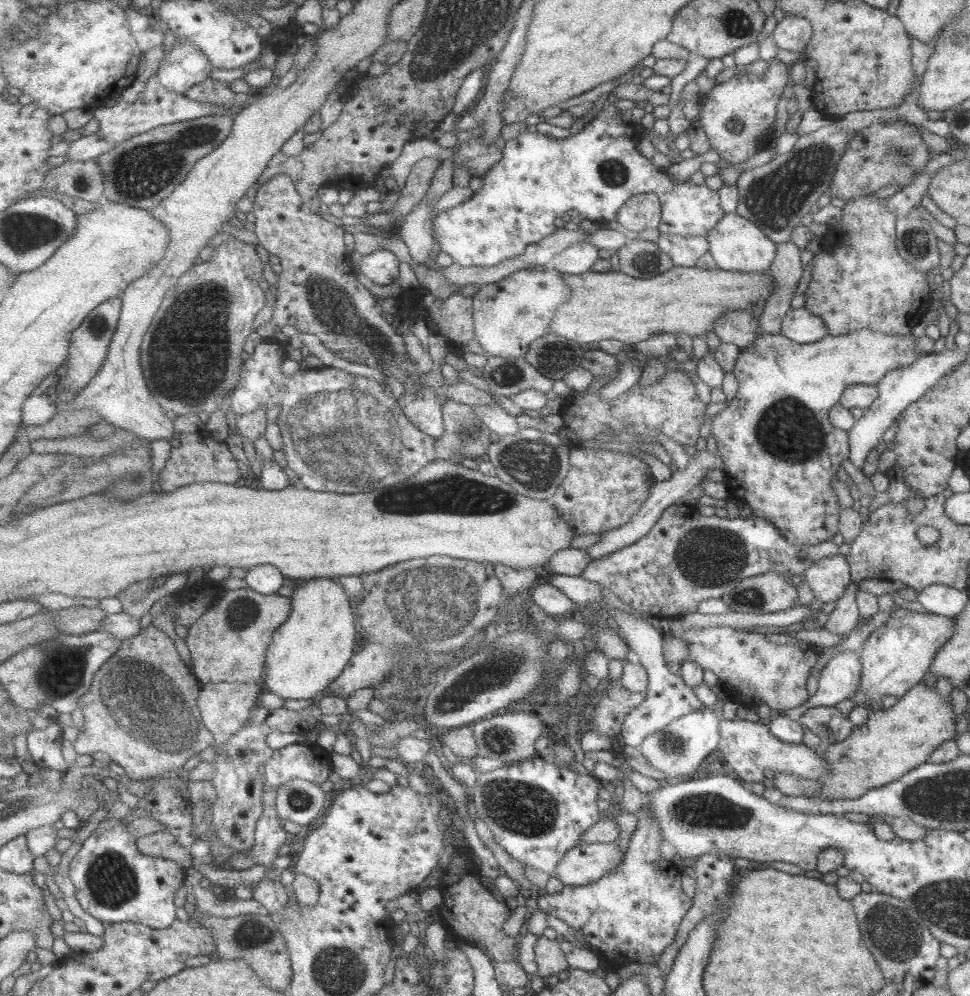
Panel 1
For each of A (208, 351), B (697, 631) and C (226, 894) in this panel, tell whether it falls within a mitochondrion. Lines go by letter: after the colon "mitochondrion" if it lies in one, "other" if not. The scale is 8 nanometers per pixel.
A: mitochondrion
B: other
C: other

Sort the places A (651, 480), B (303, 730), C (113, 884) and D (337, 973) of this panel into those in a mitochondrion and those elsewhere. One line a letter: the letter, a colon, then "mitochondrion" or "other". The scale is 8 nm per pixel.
A: other
B: other
C: mitochondrion
D: mitochondrion

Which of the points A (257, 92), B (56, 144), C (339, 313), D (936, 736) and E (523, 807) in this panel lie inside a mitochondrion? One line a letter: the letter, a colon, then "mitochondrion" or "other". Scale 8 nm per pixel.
A: other
B: other
C: mitochondrion
D: other
E: mitochondrion

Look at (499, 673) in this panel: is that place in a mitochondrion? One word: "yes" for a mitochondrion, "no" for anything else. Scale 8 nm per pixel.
yes

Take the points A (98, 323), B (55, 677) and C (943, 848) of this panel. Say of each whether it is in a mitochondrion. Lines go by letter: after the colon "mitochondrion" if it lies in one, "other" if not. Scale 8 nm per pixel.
A: mitochondrion
B: mitochondrion
C: other

